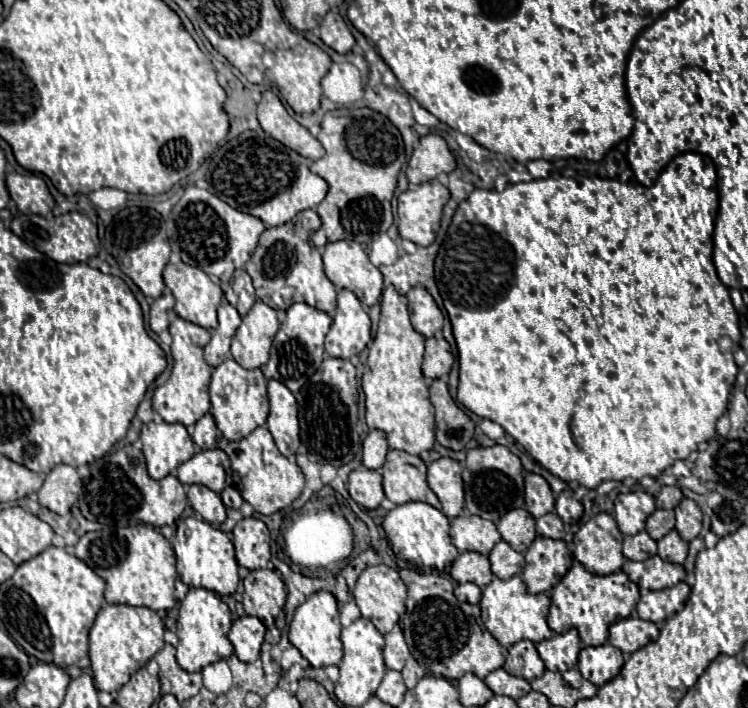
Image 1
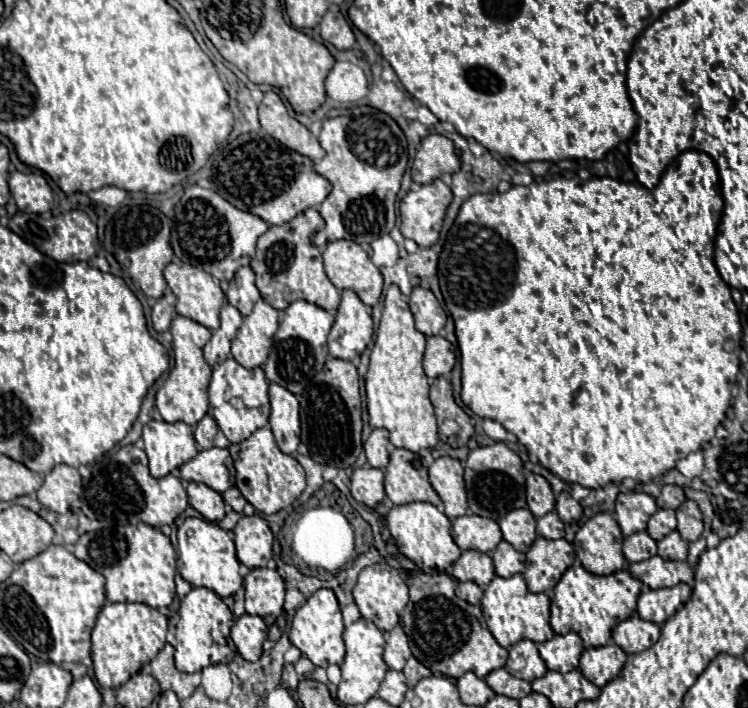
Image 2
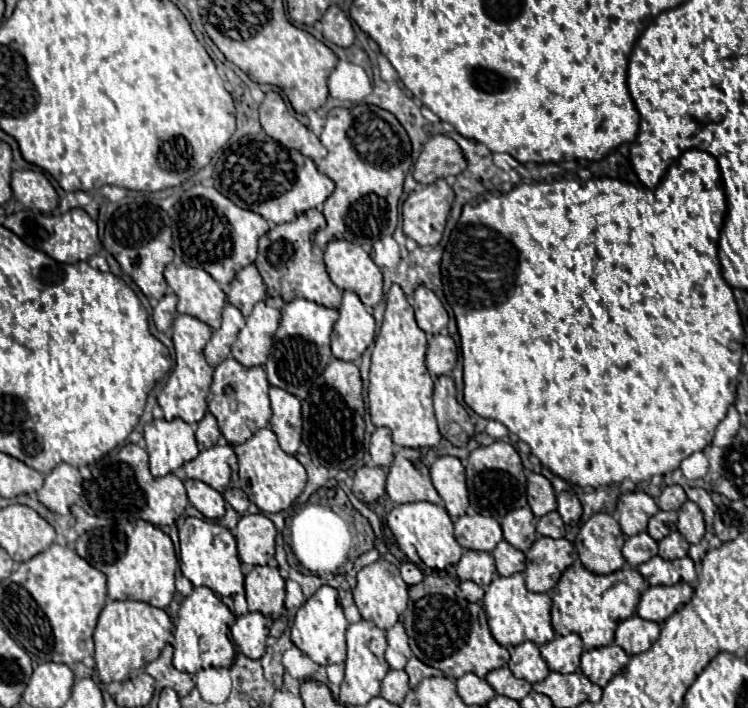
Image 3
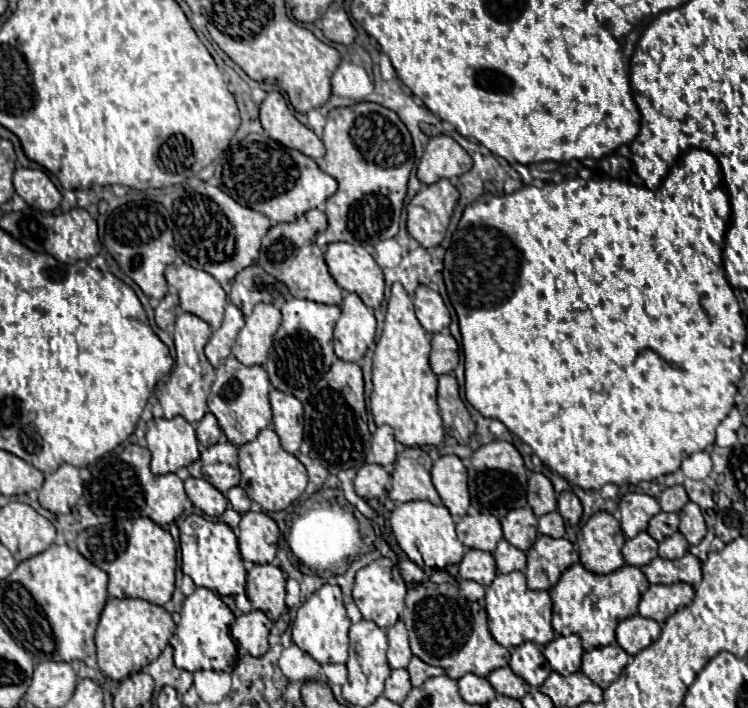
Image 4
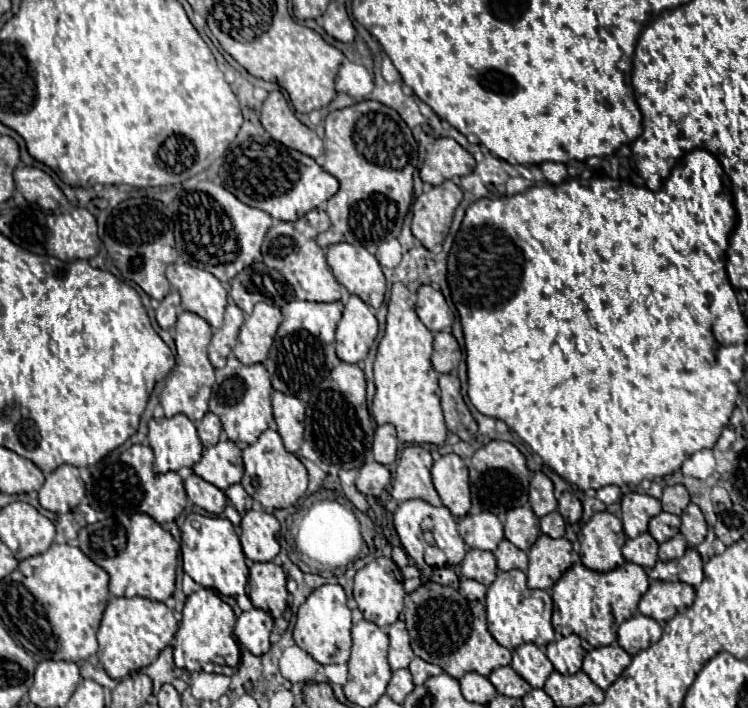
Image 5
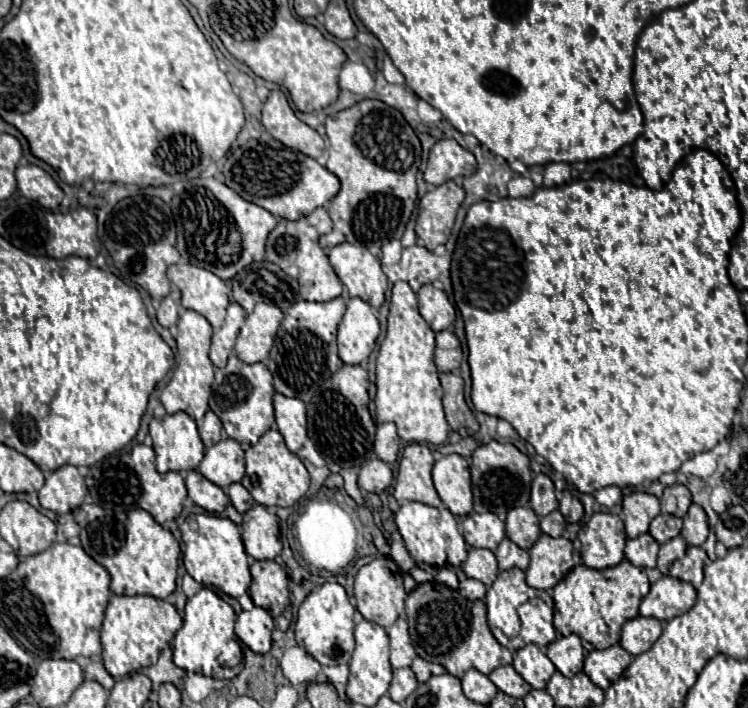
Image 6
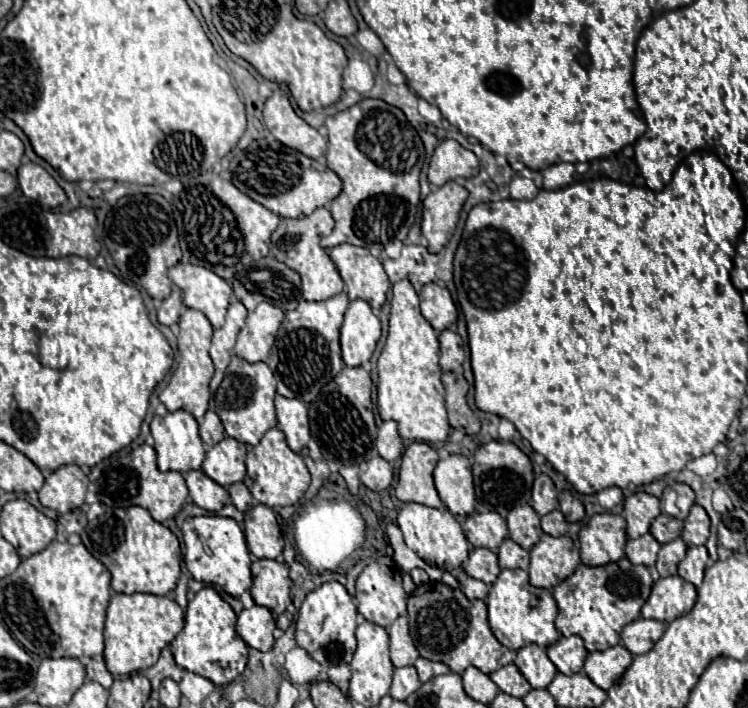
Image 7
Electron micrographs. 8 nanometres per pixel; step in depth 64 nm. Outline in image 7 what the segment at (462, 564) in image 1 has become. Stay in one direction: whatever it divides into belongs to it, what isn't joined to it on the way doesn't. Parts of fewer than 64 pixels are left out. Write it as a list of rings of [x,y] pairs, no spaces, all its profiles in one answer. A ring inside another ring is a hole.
[[[474,548],[468,562],[464,564],[464,570],[476,580],[484,580],[484,584],[494,584],[500,574],[498,556],[488,548]]]

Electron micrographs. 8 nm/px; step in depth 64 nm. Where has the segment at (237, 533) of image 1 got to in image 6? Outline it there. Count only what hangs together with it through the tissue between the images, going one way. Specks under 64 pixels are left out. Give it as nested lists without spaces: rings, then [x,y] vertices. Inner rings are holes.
[[[254,506],[244,514],[242,542],[246,554],[254,560],[274,560],[282,550],[282,542],[278,536],[278,516],[268,512],[268,508]]]

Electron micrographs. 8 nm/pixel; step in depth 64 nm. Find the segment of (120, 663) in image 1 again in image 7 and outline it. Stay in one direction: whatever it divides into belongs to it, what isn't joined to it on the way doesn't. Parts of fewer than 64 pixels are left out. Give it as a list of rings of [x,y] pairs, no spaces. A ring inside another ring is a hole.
[[[114,594],[106,612],[104,626],[104,660],[110,674],[130,674],[146,670],[156,664],[160,650],[168,646],[184,626],[182,608],[166,598],[154,594]]]

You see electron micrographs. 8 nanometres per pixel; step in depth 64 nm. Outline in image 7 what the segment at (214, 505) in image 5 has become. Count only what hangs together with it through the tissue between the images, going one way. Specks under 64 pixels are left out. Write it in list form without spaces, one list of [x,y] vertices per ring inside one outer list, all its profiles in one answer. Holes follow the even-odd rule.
[[[192,470],[186,474],[186,484],[194,504],[208,512],[220,512],[228,502],[230,494],[226,488],[210,480],[202,470]]]

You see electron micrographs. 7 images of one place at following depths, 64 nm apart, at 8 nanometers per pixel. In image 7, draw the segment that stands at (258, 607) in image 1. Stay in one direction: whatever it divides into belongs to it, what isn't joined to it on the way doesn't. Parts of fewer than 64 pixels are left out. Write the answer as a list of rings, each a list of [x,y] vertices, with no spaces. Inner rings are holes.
[[[256,560],[252,564],[252,578],[254,584],[250,588],[250,594],[258,606],[268,608],[274,616],[280,616],[286,606],[290,604],[290,578],[288,578],[288,566],[280,564],[276,560]]]

